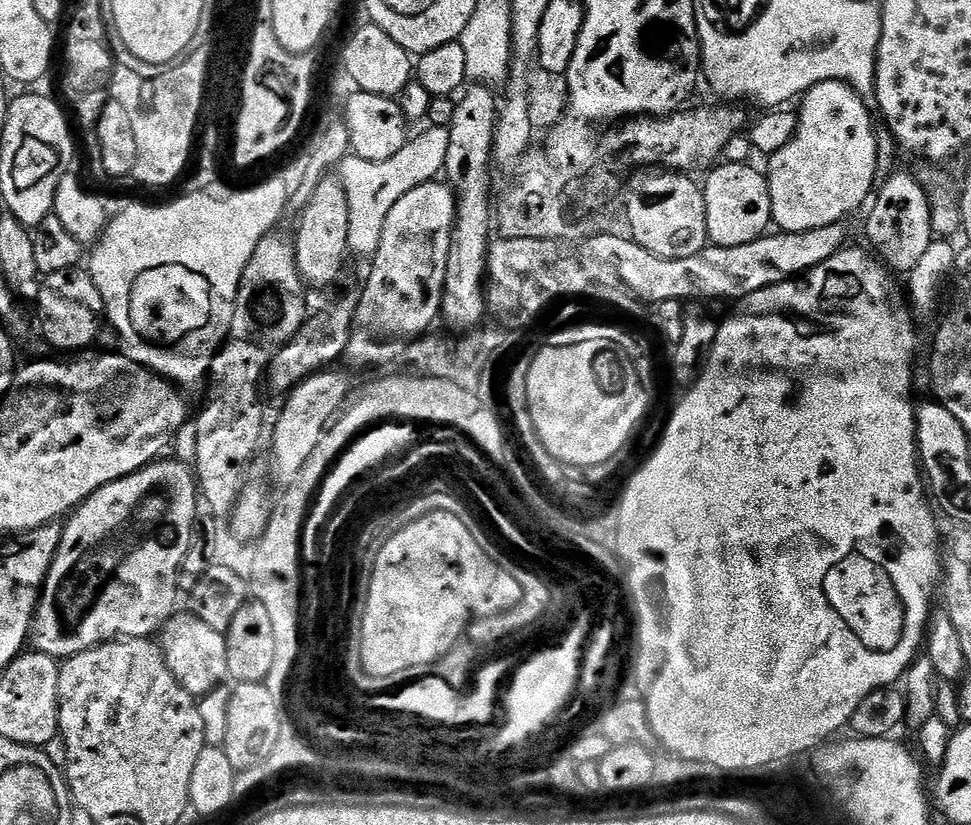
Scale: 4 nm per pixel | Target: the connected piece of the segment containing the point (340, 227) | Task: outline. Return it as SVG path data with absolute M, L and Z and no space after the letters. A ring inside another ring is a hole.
M325 178L299 213L300 225L296 228L296 265L300 278L309 289L328 288L339 276L344 256L349 255L350 210L344 197L344 186L336 178Z

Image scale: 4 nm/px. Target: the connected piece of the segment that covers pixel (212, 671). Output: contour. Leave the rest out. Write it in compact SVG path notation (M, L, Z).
M173 614L168 619L158 643L164 649L166 666L170 666L174 678L191 696L199 698L205 696L210 690L221 687L229 679L225 633L206 626L202 618L191 614L180 615Z

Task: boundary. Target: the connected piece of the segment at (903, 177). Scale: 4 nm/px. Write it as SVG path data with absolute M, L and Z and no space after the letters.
M901 170L892 172L891 176L879 185L867 212L868 240L873 248L871 251L893 273L912 272L934 241L927 194L923 186L916 181L915 175L911 171L909 173Z

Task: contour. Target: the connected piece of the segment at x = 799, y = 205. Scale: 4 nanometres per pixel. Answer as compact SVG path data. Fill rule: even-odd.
M830 80L814 85L803 94L799 104L799 124L795 135L770 156L767 161L768 168L766 167L772 224L782 232L818 230L818 226L830 226L847 221L846 218L851 212L858 211L860 207L863 209L869 203L878 184L878 129L872 125L873 109L867 108L869 105L866 100L857 94L851 85Z

